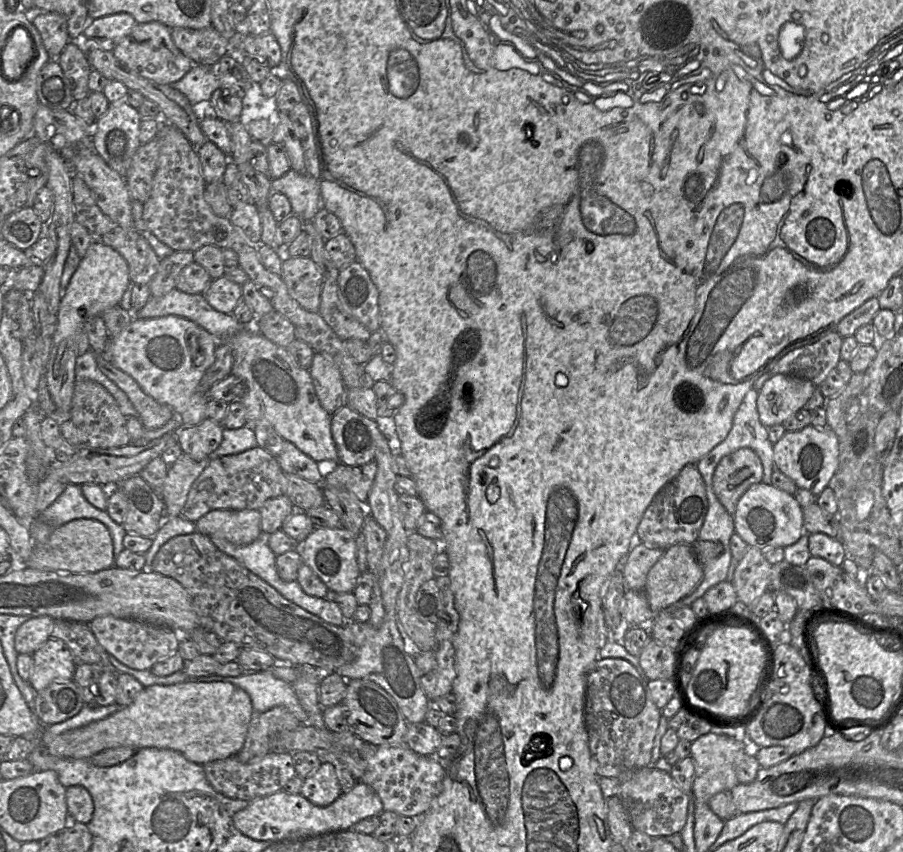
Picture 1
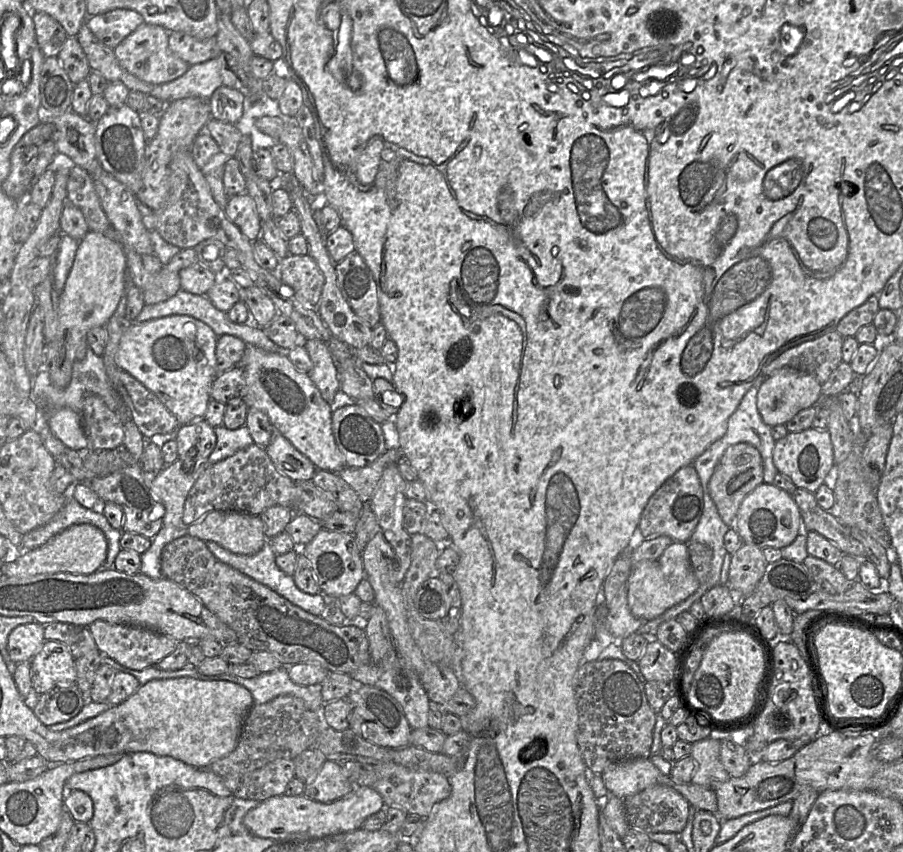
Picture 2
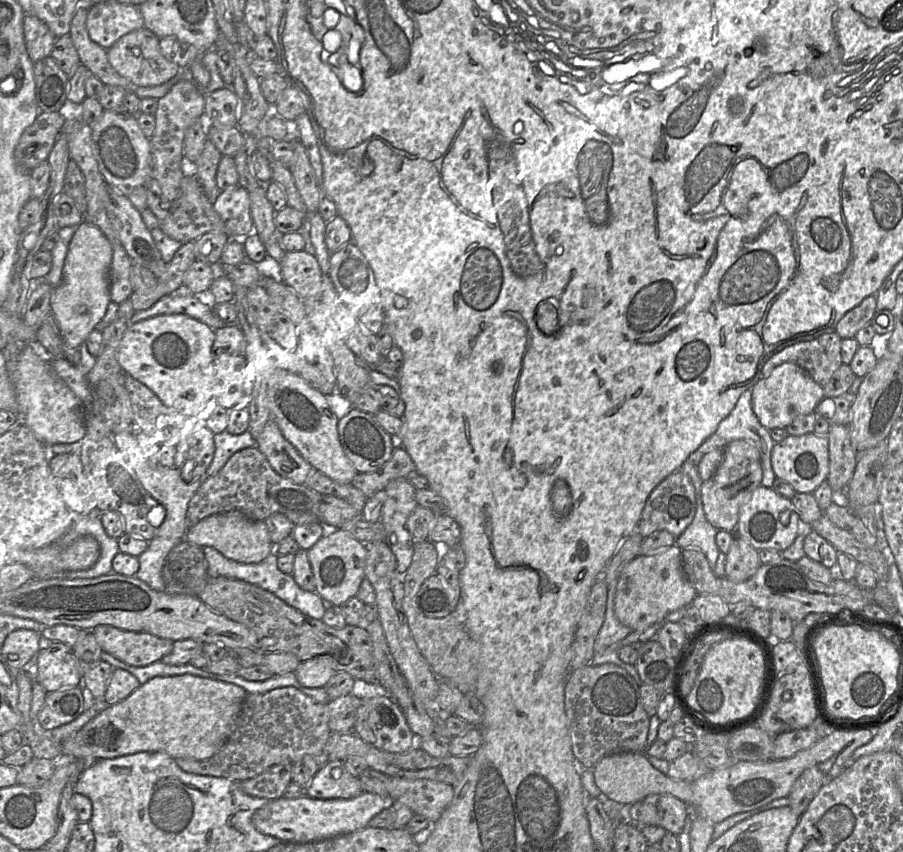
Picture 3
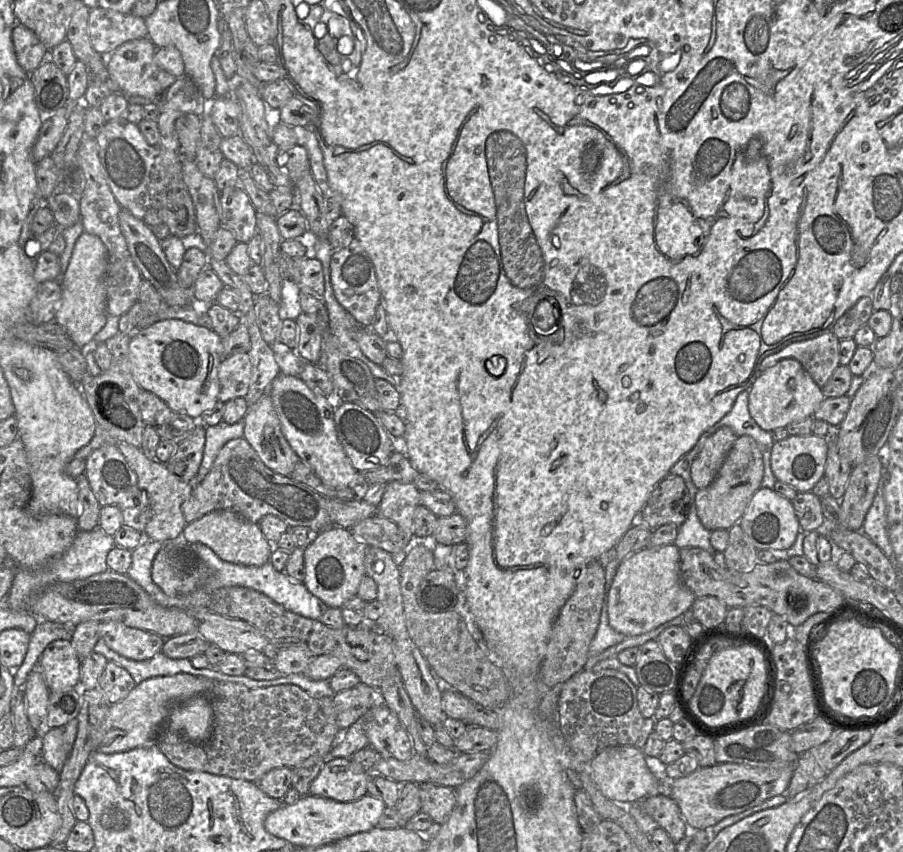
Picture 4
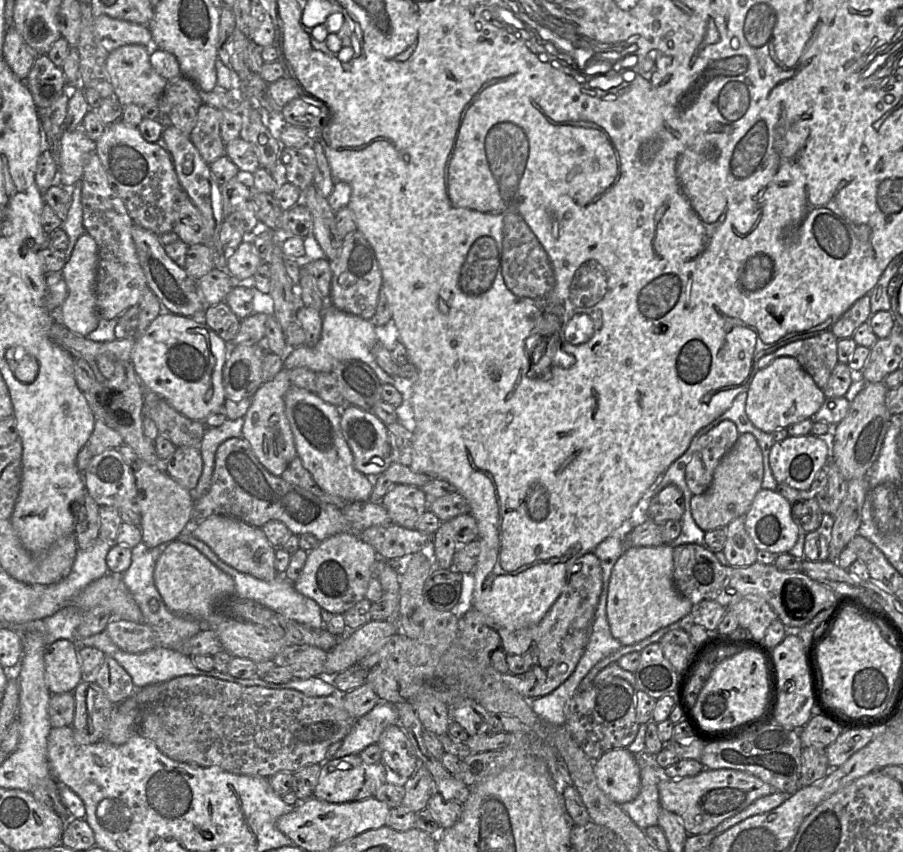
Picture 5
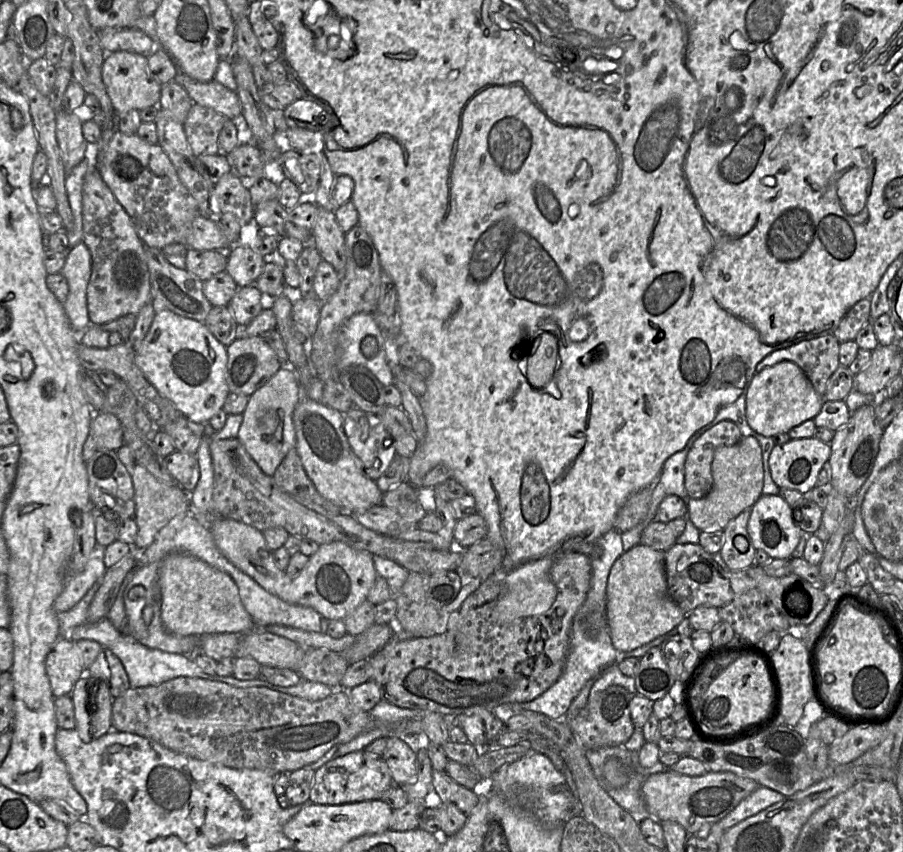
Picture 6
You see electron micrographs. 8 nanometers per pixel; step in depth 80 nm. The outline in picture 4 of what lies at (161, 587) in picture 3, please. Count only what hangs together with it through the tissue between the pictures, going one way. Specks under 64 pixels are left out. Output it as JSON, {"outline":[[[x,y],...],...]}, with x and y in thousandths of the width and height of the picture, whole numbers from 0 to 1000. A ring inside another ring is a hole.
{"outline":[[[159,633],[146,647],[146,662],[141,671],[142,677],[153,684],[175,709],[182,712],[209,714],[209,707],[203,701],[184,698],[168,680],[168,663],[173,651],[183,642],[184,636]]]}

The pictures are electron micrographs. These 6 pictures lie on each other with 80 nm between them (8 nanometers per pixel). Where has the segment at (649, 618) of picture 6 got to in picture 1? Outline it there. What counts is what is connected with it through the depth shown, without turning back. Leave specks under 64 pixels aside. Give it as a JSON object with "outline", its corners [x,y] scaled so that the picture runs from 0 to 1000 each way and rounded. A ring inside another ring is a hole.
{"outline":[[[749,638],[739,643],[718,671],[712,691],[721,716],[730,718],[764,698],[779,676],[780,669],[770,654],[767,638]]]}

